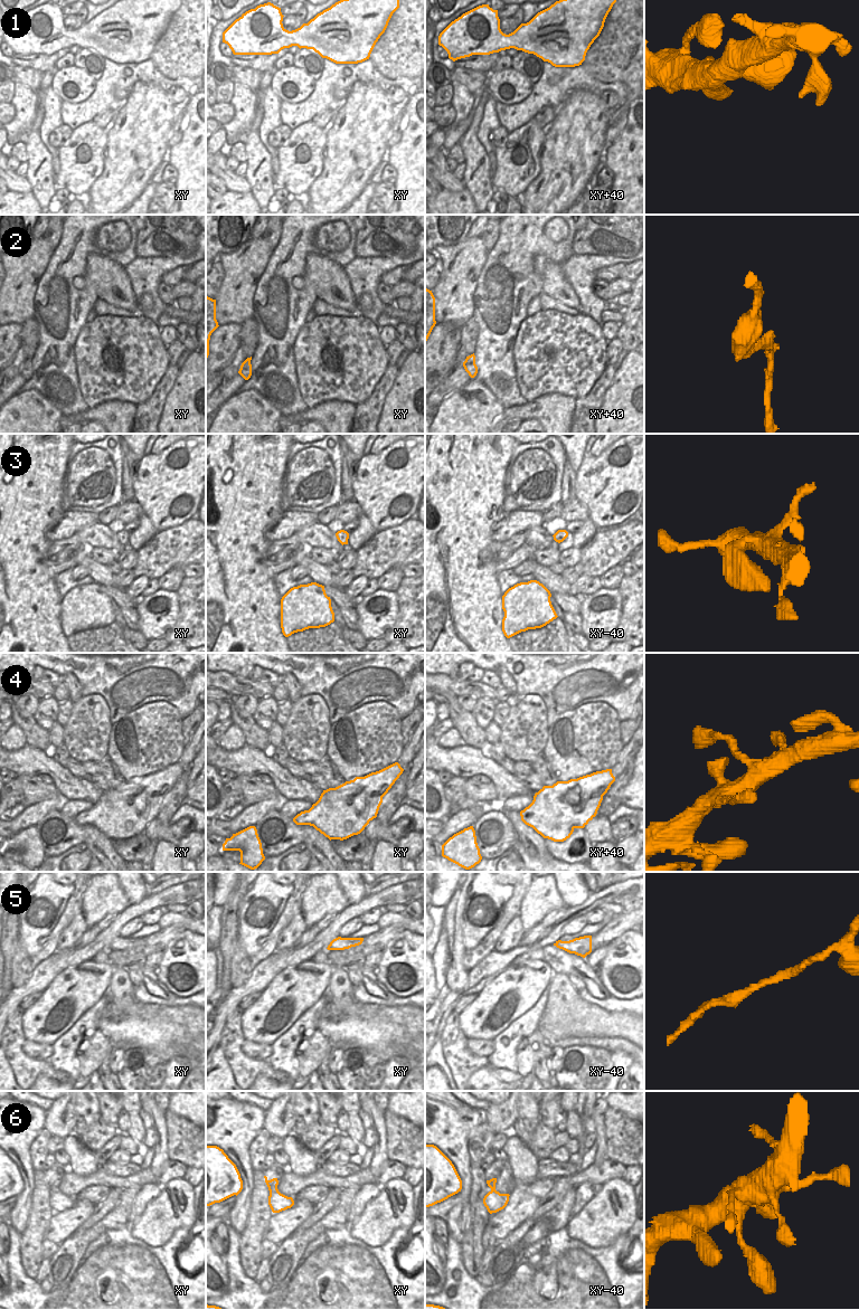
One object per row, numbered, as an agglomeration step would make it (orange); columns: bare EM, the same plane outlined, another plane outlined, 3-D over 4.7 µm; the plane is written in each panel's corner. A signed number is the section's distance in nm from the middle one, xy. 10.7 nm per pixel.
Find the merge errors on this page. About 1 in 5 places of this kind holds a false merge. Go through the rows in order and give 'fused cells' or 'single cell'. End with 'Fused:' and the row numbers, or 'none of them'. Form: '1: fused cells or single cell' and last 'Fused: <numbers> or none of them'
1: single cell
2: single cell
3: single cell
4: single cell
5: single cell
6: single cell
Fused: none of them

